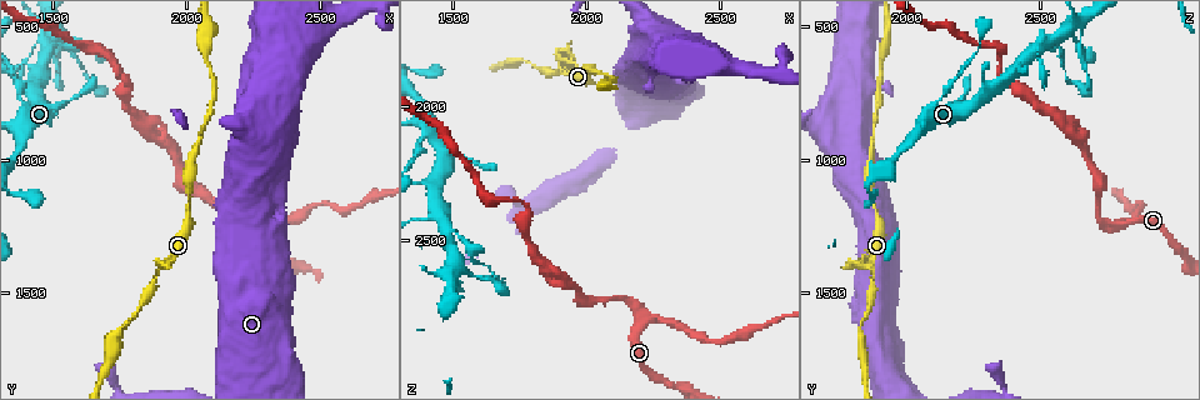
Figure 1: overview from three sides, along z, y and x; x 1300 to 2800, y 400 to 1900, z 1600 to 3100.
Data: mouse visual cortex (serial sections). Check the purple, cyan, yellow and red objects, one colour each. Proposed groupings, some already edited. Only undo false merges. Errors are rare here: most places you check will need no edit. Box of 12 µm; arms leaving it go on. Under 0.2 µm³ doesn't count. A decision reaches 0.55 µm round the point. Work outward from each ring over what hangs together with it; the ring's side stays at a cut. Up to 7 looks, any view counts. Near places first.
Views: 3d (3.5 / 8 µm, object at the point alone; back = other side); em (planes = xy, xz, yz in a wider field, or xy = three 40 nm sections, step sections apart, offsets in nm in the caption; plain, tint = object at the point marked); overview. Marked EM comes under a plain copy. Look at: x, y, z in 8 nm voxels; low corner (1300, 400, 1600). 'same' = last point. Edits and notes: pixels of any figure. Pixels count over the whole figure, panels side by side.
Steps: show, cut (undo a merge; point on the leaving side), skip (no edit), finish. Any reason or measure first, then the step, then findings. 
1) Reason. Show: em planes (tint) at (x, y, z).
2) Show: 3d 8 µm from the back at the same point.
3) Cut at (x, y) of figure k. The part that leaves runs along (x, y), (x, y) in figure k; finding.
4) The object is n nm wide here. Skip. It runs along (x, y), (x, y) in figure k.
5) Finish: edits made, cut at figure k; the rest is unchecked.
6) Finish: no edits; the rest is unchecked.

Small branch off a trunk. Show: 3d 8 µm from the back at (1500, 510, 2610).

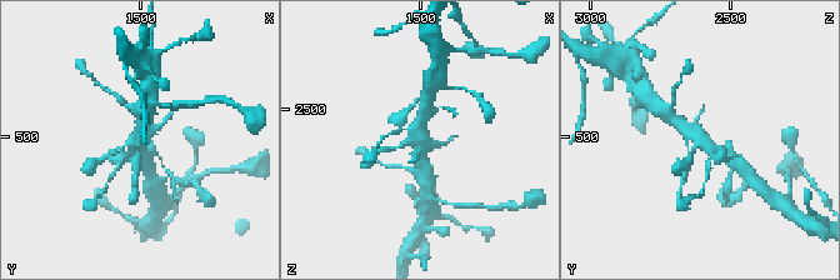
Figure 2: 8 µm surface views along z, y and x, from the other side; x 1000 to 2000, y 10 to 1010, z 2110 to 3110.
Show: 3d 3.5 µm at (1510, 500, 2620).

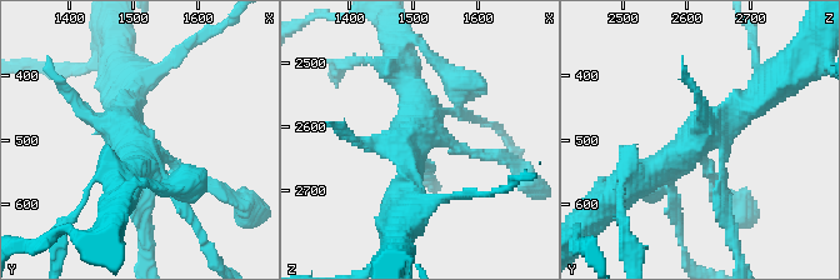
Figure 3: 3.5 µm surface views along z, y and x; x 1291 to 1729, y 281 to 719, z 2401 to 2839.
Skip. It runs along (634, 181), (714, 139), (761, 93) in figure 3; one cell here.

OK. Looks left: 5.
Abrupt turn. Show: 3d 8 µm at (2240, 1250, 2790).

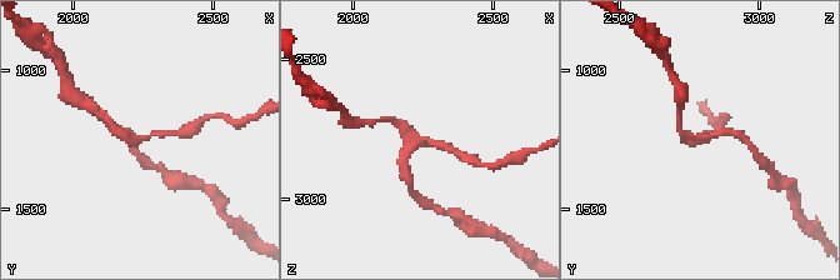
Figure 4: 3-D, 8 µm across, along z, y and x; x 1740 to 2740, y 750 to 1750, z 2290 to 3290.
Show: 3d 3.5 µm at (2240, 1260, 2800).

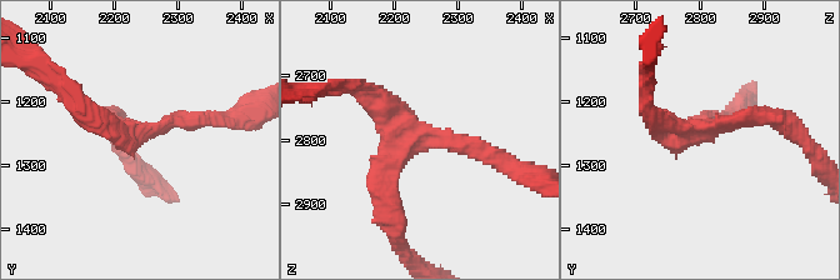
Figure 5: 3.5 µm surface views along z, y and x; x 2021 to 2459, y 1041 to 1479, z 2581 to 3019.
Show: em xy step 1 (tint) at (2235, 1250, 2790).

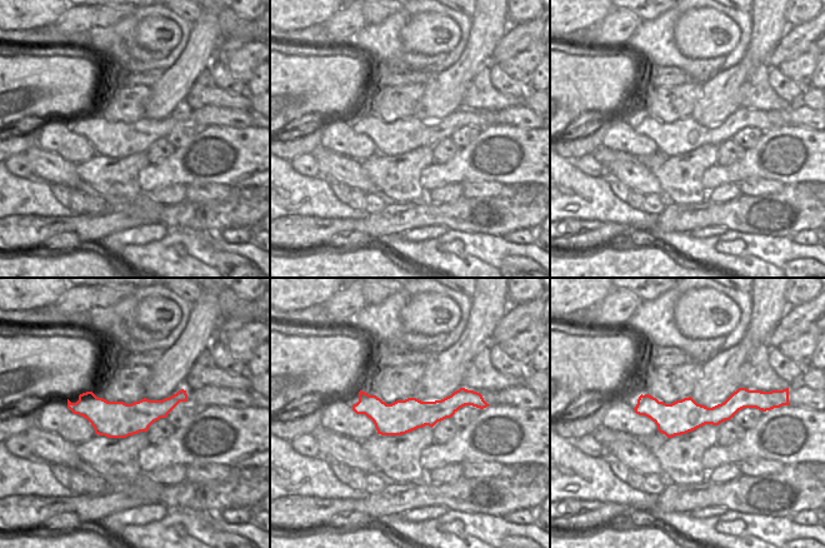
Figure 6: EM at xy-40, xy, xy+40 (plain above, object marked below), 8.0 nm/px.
3 arms meet here. Skip. It runs along (384, 199), (426, 131), (495, 158) in figure 5; one cell here.

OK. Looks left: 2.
Finish: no edits; the rest is unchecked.

